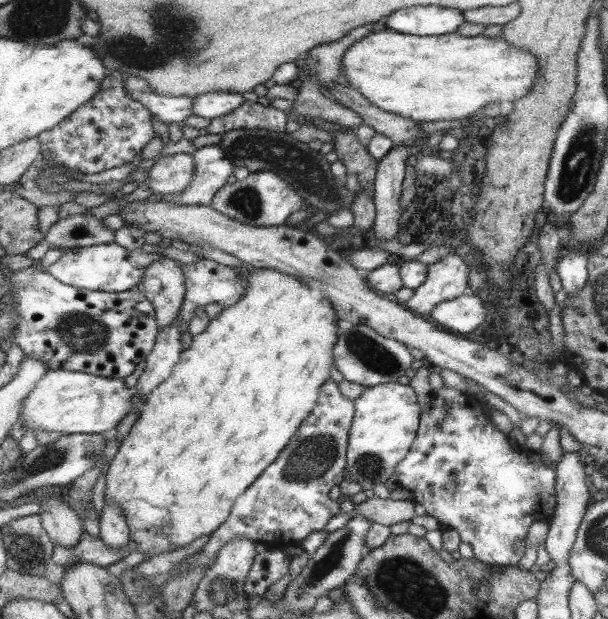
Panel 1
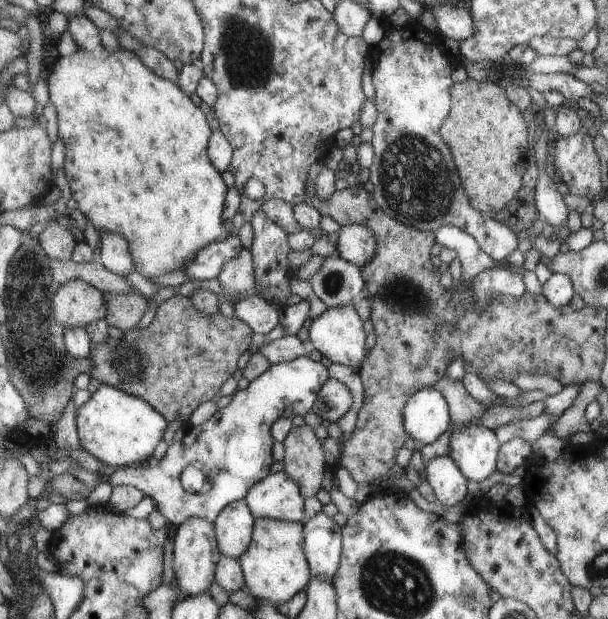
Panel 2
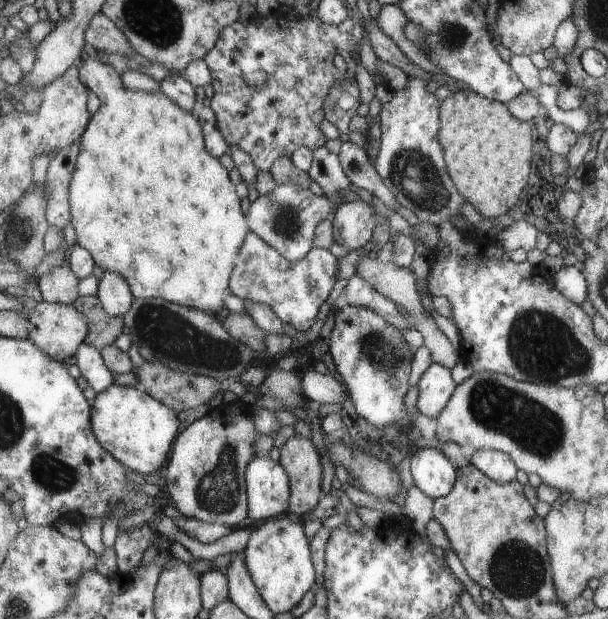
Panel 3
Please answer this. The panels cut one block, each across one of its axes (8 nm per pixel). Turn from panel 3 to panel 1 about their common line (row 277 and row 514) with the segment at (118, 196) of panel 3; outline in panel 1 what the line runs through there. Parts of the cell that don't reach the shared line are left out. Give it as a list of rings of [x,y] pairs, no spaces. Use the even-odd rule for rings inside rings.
[[[271,268],[257,269],[253,273],[249,273],[247,275],[245,294],[243,294],[243,296],[241,296],[241,298],[239,298],[235,304],[231,304],[231,306],[227,308],[222,308],[221,312],[219,312],[215,318],[205,322],[205,330],[201,332],[201,334],[192,336],[191,344],[189,345],[188,349],[182,350],[177,363],[173,365],[173,368],[171,368],[167,378],[165,378],[161,384],[155,386],[153,392],[150,392],[144,399],[144,404],[142,405],[139,415],[137,415],[128,434],[121,440],[121,443],[118,444],[116,455],[113,456],[109,462],[109,467],[107,468],[107,472],[105,474],[104,500],[105,503],[115,504],[115,506],[119,506],[119,508],[122,509],[123,516],[126,517],[126,522],[129,526],[130,540],[133,540],[135,550],[143,554],[145,561],[151,557],[160,556],[160,554],[185,547],[187,544],[189,544],[189,542],[191,542],[191,540],[195,540],[195,538],[199,538],[199,536],[209,536],[213,531],[217,530],[218,526],[225,522],[227,516],[230,514],[231,507],[233,507],[234,503],[237,502],[238,496],[242,495],[243,492],[245,492],[247,488],[251,486],[251,483],[253,483],[254,480],[266,470],[267,466],[270,466],[270,464],[278,458],[282,450],[287,446],[287,443],[290,442],[291,437],[295,434],[295,431],[298,430],[299,426],[301,426],[304,420],[306,420],[307,416],[311,416],[310,412],[315,408],[315,403],[318,400],[319,390],[321,390],[323,384],[325,384],[327,379],[329,379],[329,370],[331,370],[333,365],[334,344],[337,342],[340,323],[338,321],[338,316],[335,313],[334,305],[331,304],[331,300],[327,300],[327,298],[321,298],[321,300],[319,300],[318,297],[315,297],[315,302],[307,302],[307,296],[309,296],[309,294],[312,294],[310,285],[303,284],[303,280],[299,280],[299,276],[289,276],[289,274],[277,272],[277,270]]]

